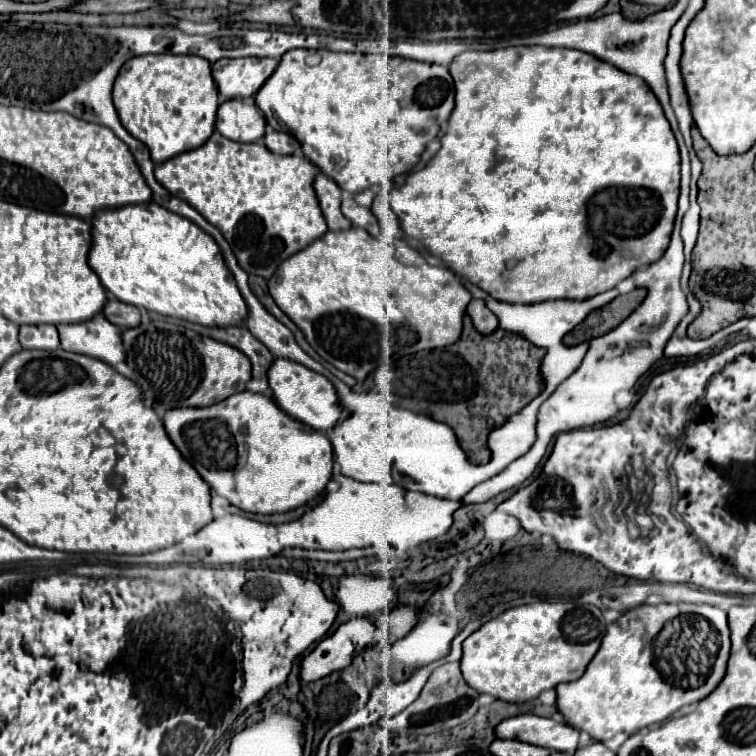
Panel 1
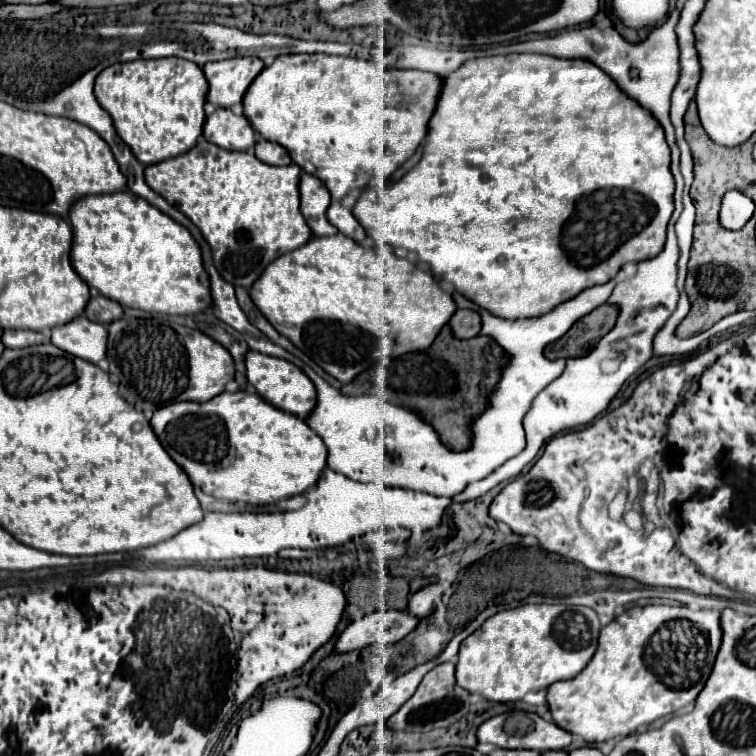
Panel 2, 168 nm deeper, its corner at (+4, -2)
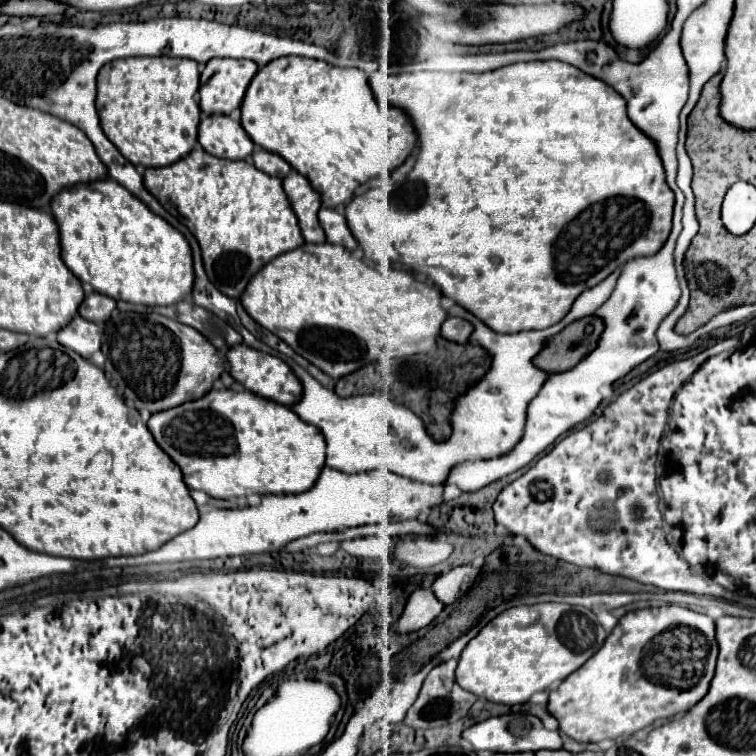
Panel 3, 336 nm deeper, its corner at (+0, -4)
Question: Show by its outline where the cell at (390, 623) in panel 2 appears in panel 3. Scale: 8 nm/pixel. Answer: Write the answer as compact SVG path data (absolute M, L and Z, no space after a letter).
M419 587L411 593L403 615L393 625L393 631L397 631L397 633L419 631L419 629L427 627L443 611L443 607L445 605L435 597L435 593L431 589Z

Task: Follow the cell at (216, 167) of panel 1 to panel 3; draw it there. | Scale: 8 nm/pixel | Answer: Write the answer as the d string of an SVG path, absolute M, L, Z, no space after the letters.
M199 147L173 165L157 167L157 169L145 169L143 171L143 183L145 183L145 189L151 195L155 195L159 199L159 203L172 215L179 218L184 225L187 225L187 229L195 235L195 239L201 247L203 267L205 267L209 281L223 295L227 295L231 299L239 299L247 281L265 263L269 263L277 255L283 255L283 253L287 253L295 247L301 247L305 243L303 237L301 237L301 231L297 227L297 217L291 211L289 201L285 197L285 191L281 187L281 179L275 179L271 175L263 175L249 161L219 159L219 157L207 155Z

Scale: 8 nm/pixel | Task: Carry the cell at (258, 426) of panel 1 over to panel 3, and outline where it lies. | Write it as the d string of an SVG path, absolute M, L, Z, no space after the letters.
M211 389L197 401L183 403L179 407L153 413L147 421L157 445L179 465L183 481L189 489L205 491L215 499L247 497L251 493L303 493L317 481L321 469L325 467L325 437L323 433L299 419L289 407L275 401L267 401L249 391L233 389Z

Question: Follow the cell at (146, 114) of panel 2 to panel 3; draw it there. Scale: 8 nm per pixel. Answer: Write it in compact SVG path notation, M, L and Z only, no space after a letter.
M127 57L101 67L97 77L97 113L105 137L135 167L165 167L187 155L197 143L199 69L191 59Z

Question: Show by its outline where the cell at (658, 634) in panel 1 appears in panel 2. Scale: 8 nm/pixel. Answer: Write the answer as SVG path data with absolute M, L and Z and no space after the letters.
M683 605L629 607L601 629L599 649L595 651L595 657L589 661L587 669L583 669L579 677L559 681L547 689L547 703L553 721L561 729L581 735L589 743L625 737L637 727L649 725L655 719L695 701L711 675L717 651L721 647L721 637L723 629L717 611L693 611Z

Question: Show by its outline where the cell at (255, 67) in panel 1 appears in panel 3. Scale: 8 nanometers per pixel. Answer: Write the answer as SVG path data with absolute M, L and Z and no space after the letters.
M211 59L199 79L199 107L203 113L229 115L243 101L257 65L237 59Z

